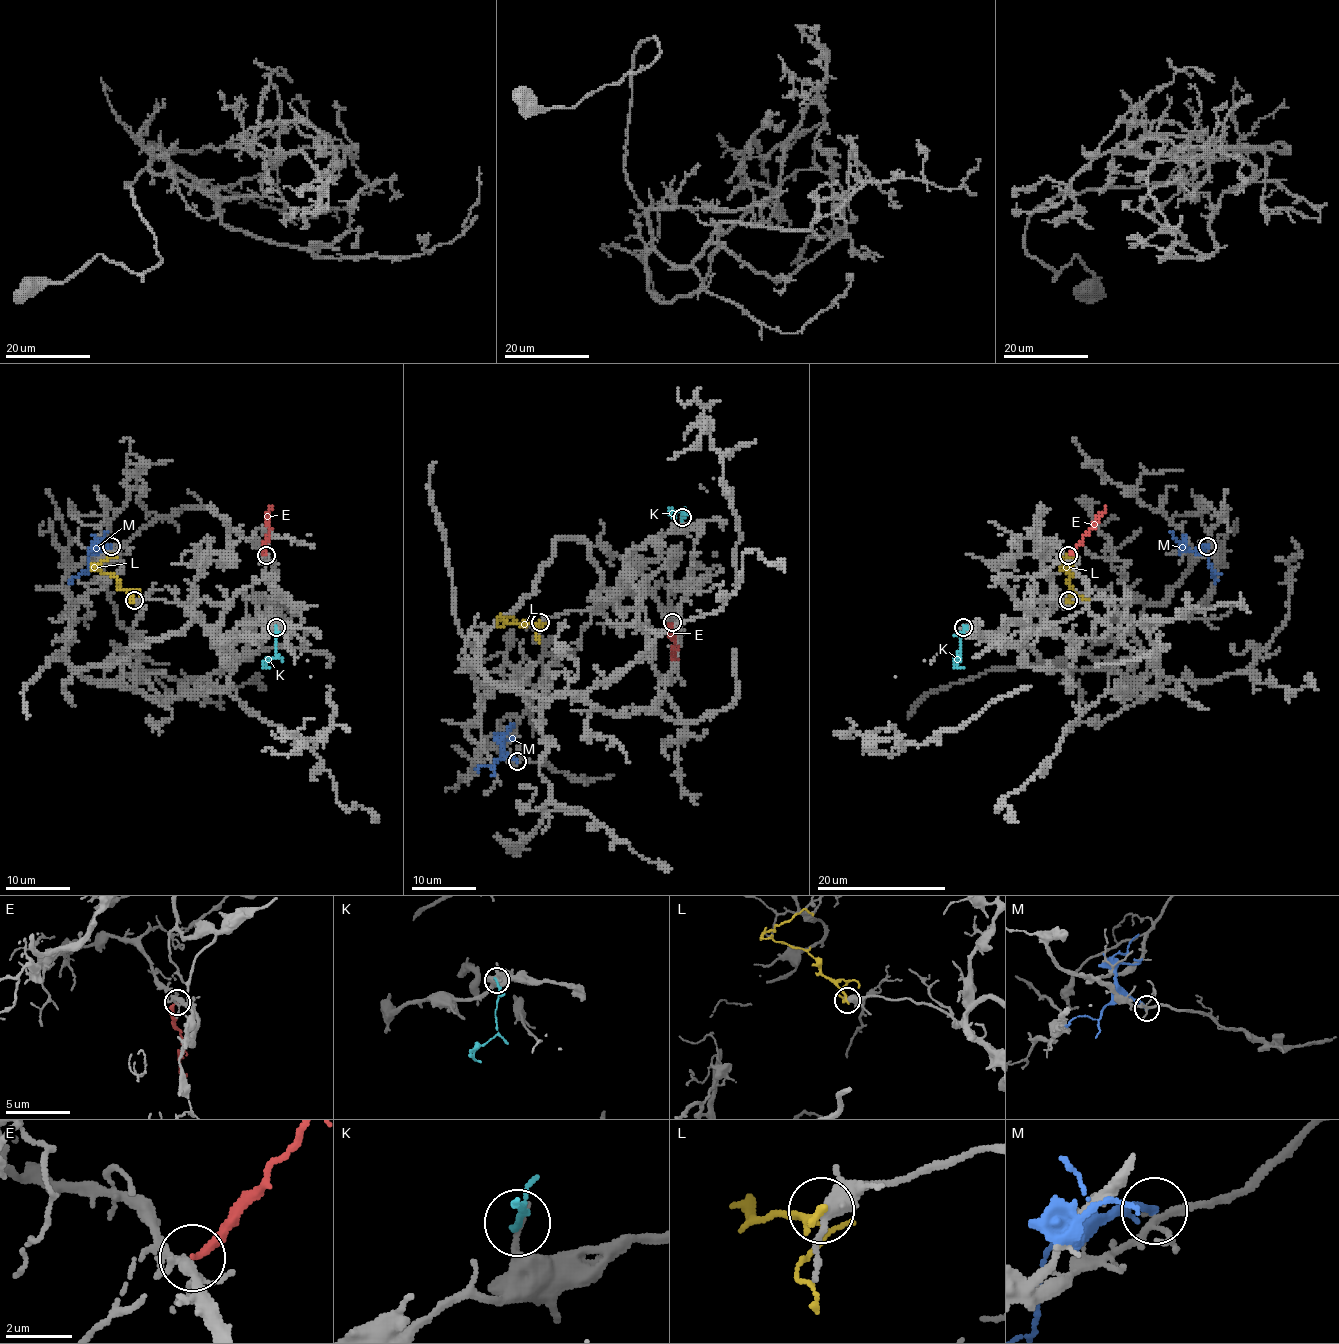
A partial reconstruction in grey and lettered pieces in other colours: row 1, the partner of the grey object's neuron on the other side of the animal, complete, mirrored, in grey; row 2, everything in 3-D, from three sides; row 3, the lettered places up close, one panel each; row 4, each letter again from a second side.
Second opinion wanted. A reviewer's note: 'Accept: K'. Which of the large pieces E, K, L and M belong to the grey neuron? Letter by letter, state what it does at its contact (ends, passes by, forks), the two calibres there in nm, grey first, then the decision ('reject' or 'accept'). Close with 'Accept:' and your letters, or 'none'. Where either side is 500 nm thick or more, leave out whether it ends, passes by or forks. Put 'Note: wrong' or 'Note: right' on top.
Note: wrong
E: it ends | 280/240 nm | reject
K: it ends | 180/200 nm | reject
L: it ends | 320/280 nm | reject
M: it passes by | 190/160 nm | reject
Accept: none

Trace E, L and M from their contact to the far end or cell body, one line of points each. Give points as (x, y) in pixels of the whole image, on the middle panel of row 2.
E: (672, 623), (671, 634), (675, 645), (672, 657), (677, 658)
L: (540, 623), (508, 623), (503, 618), (496, 619), (496, 626), (501, 627), (513, 616), (522, 626)
M: (517, 761), (509, 757), (500, 757), (492, 766), (484, 765), (475, 769)

